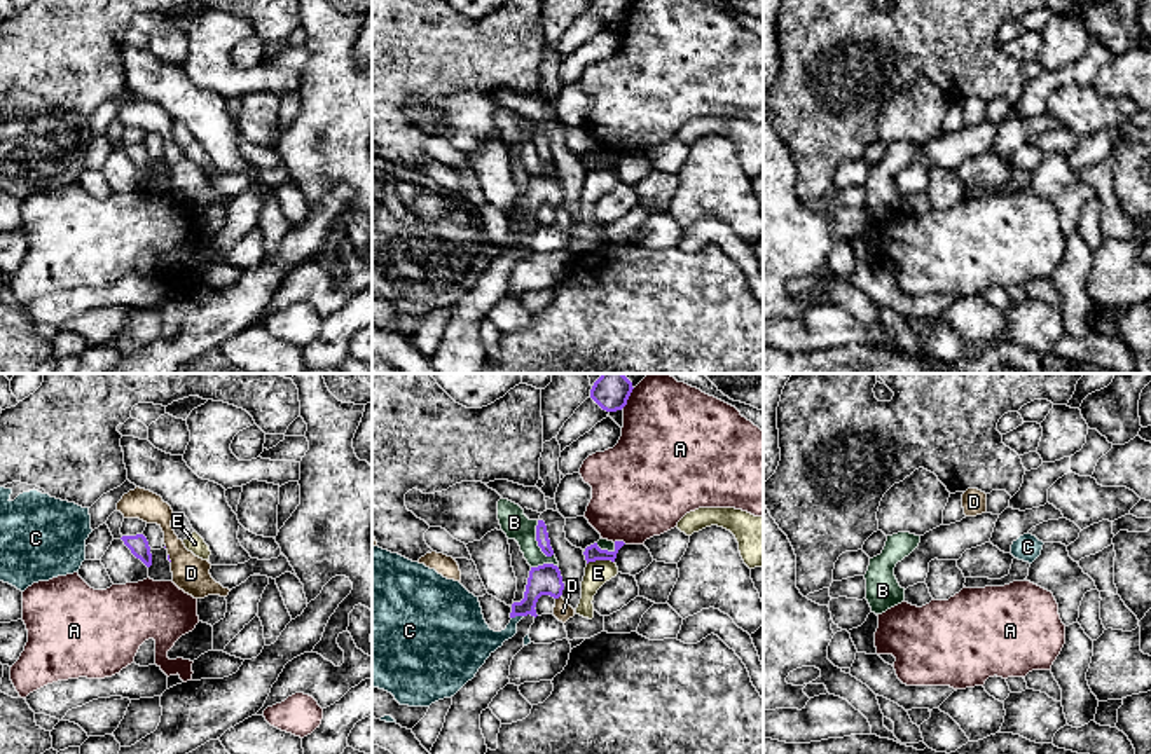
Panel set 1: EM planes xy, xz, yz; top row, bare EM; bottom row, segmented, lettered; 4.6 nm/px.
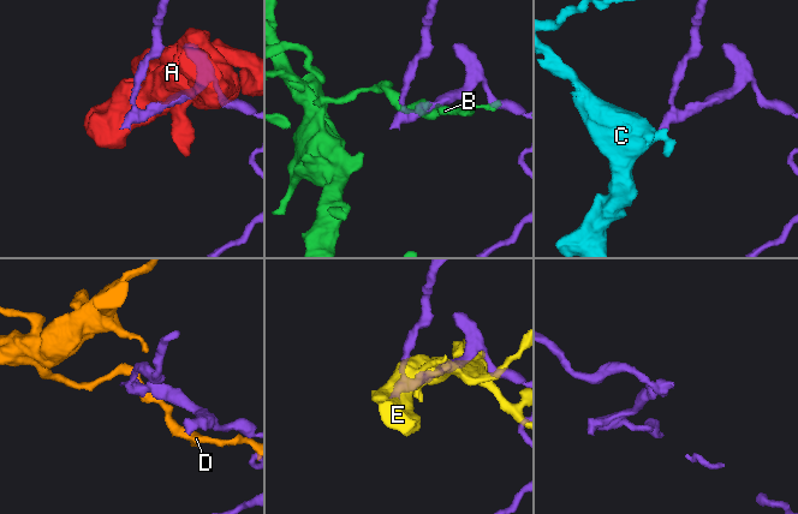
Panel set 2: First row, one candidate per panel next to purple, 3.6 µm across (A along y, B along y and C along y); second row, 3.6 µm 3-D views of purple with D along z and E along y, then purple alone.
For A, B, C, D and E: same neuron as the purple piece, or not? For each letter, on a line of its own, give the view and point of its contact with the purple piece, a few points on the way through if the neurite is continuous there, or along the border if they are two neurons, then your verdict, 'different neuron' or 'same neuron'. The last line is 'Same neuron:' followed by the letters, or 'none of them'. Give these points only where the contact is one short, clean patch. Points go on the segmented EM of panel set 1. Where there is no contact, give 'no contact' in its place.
A: xz (620, 541) | different neuron
B: xz (537, 540) | different neuron
C: xz (517, 615) | across xz (545, 580), (517, 615), (500, 637), (470, 641) | same neuron
D: xz (558, 597) | different neuron
E: xz (599, 559) | different neuron
Same neuron: C

